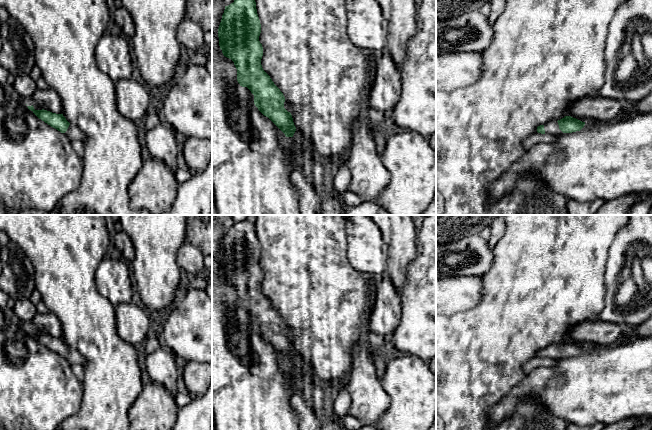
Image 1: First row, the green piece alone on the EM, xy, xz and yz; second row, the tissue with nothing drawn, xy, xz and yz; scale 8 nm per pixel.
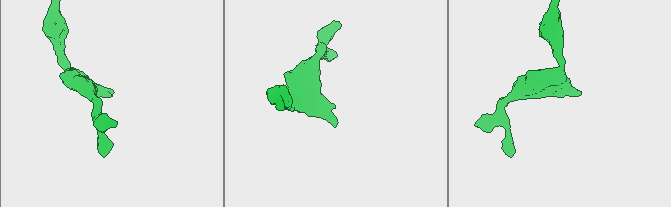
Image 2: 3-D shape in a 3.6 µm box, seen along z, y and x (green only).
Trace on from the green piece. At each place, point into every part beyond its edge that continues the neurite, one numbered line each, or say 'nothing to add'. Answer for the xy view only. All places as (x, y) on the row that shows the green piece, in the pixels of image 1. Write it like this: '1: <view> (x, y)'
1: xy (73, 132)

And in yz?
1: yz (552, 127)

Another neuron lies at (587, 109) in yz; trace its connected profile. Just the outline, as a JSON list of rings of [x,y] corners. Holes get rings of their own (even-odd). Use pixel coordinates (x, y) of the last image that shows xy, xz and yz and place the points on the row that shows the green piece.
[[[600,95],[583,97],[571,104],[567,110],[568,116],[585,123],[611,121],[620,117],[622,103]]]

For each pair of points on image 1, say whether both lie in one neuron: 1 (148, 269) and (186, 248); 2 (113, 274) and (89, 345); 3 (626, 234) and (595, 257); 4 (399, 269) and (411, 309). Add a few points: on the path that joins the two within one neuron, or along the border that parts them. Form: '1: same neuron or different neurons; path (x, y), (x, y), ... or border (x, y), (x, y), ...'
1: different neurons; border (184, 241), (177, 252), (176, 263), (180, 268)
2: different neurons; border (94, 276), (96, 289), (114, 306)
3: different neurons; border (623, 226), (618, 231), (609, 249), (604, 269)
4: different neurons; border (411, 263), (407, 269), (406, 283), (400, 294)

